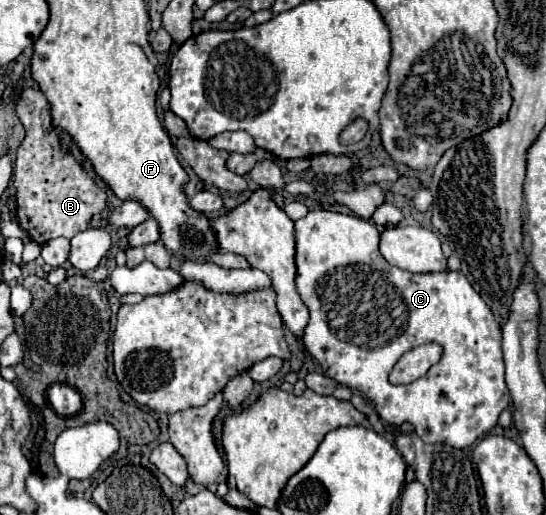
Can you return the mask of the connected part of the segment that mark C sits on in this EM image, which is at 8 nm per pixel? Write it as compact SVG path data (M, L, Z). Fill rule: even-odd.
M309 211L305 217L295 221L295 285L297 291L303 299L303 303L309 309L309 323L301 335L301 341L305 345L305 349L309 351L309 355L313 355L321 367L323 373L331 379L335 379L341 385L347 385L351 389L357 389L361 395L365 395L365 399L375 403L377 413L381 415L383 421L387 421L389 425L401 425L401 423L411 423L415 427L415 433L425 441L425 443L447 443L451 447L463 449L473 445L475 441L479 441L483 435L487 435L495 425L497 425L497 417L503 409L509 407L511 403L511 395L507 391L505 385L505 363L503 363L503 353L501 353L501 329L495 323L495 317L491 315L491 309L483 303L483 299L475 293L475 289L471 287L471 283L465 279L463 273L459 271L439 271L439 273L411 273L399 267L389 265L383 255L379 253L379 231L375 229L373 221L355 217L355 215L345 215L345 213L335 213L335 211ZM425 343L437 343L443 347L443 355L439 359L439 363L435 363L421 379L409 383L409 385L391 385L389 383L389 373L395 367L395 363L401 359L403 353L411 351L413 347L425 345Z

